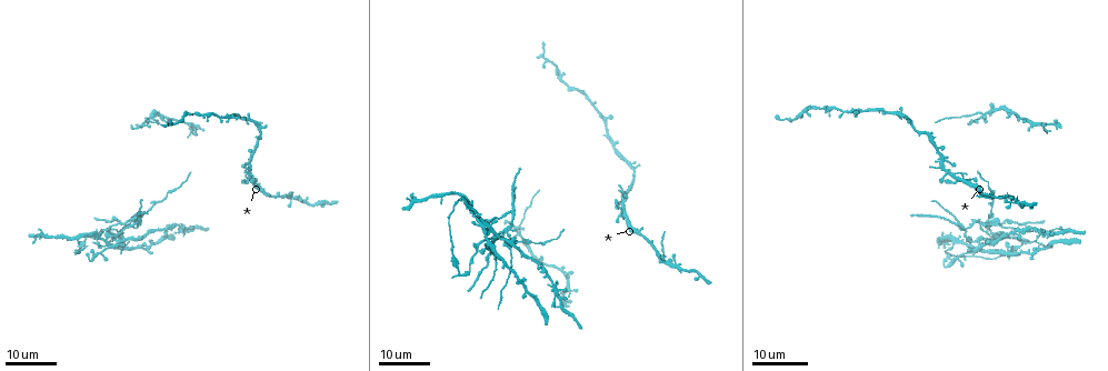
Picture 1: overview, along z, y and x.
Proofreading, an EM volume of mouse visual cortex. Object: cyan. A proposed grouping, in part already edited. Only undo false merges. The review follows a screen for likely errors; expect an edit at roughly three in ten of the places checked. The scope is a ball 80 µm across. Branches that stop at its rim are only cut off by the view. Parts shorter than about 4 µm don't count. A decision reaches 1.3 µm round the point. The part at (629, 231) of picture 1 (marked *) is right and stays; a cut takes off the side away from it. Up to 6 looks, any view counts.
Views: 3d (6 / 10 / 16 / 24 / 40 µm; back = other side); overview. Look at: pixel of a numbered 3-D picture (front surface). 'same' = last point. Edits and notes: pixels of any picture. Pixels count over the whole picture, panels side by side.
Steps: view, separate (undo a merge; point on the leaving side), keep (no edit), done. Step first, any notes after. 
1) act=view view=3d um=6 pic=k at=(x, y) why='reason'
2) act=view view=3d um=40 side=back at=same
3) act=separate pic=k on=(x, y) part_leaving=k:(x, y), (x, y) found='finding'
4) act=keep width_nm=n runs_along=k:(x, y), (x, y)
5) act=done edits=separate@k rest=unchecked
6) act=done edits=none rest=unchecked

act=view view=3d um=16 pic=1 at=(518, 234) why='four arms meet'

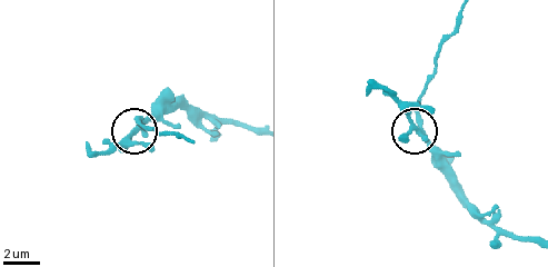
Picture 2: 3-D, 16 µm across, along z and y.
act=view view=3d um=10 pic=2 at=(418, 130)

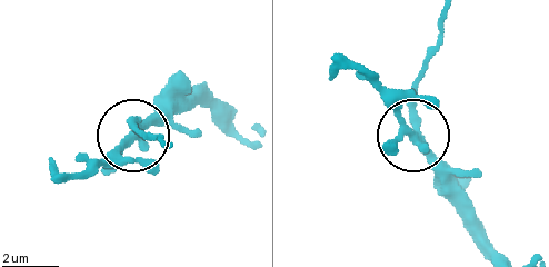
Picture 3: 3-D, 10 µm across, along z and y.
act=separate pic=3 on=(133, 125) arms=4 found='a second cell is stuck on'

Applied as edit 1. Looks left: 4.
act=view view=overview

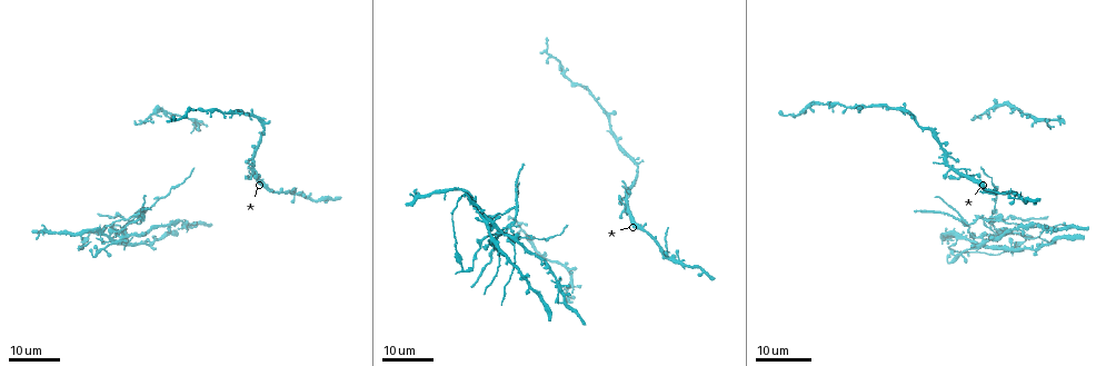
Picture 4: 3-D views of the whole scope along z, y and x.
act=view view=3d um=16 pic=4 at=(1035, 116) why='two arms in line, one across'

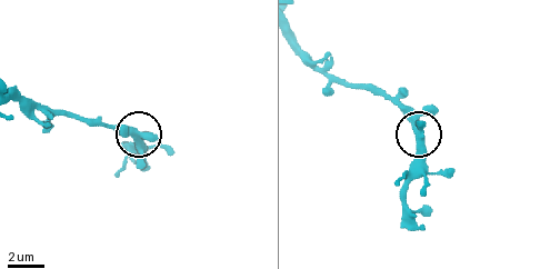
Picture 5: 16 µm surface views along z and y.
act=view view=3d um=10 pic=5 at=(419, 135)

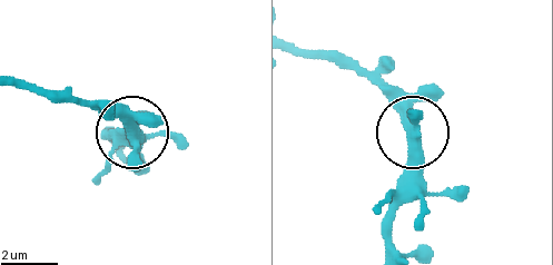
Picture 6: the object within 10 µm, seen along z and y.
act=keep side_arm_um=6 arms=3 found='continuous, no second cell'

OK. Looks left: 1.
act=done edits=separate@3 rest=unchecked

